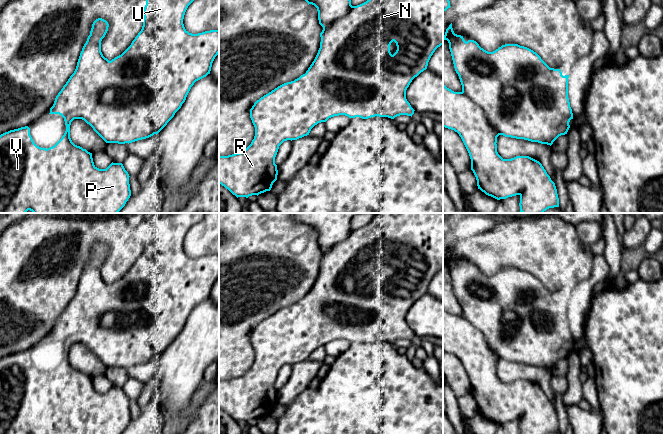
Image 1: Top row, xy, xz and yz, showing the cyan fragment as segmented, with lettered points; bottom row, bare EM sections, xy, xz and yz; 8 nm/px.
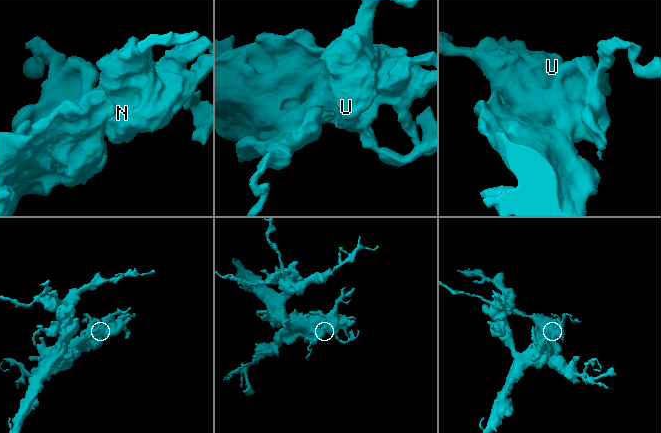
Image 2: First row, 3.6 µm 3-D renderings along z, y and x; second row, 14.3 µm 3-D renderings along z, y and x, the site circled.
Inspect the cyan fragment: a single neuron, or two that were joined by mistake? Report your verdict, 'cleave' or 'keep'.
keep

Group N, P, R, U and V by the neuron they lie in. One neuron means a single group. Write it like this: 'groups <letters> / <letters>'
groups N P R U V

